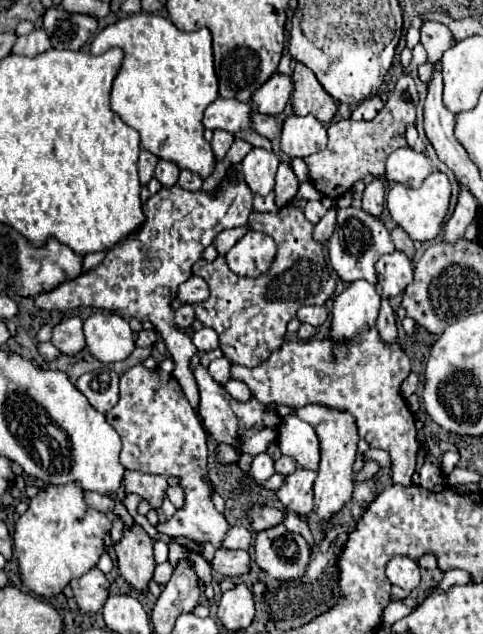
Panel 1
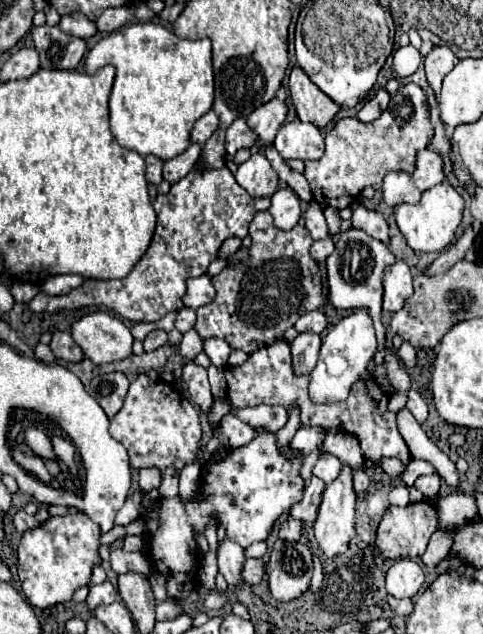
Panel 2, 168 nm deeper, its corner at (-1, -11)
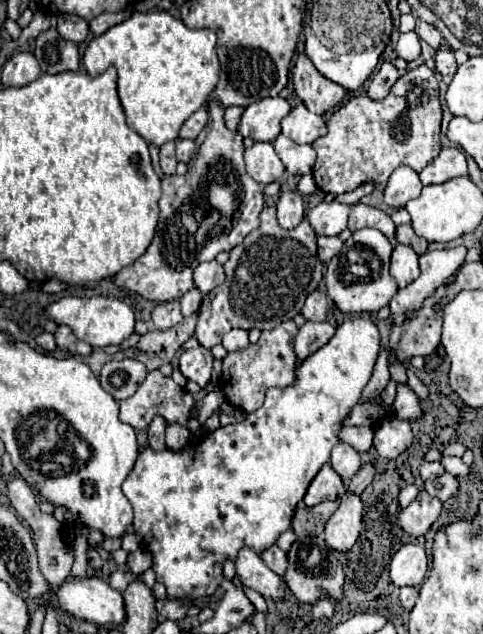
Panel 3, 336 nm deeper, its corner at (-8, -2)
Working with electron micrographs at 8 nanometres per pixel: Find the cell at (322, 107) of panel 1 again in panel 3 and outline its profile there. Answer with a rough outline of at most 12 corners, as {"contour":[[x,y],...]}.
{"contour":[[306,54],[292,68],[294,90],[320,116],[346,96]]}

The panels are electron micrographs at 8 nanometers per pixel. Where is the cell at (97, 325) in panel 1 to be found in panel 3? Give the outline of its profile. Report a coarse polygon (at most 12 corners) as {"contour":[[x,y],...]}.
{"contour":[[110,296],[62,298],[46,308],[92,348],[134,334],[134,312]]}

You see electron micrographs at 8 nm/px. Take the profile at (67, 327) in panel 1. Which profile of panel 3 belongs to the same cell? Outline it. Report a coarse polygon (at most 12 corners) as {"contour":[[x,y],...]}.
{"contour":[[68,326],[54,332],[58,348],[64,352],[88,356],[86,342],[78,340]]}

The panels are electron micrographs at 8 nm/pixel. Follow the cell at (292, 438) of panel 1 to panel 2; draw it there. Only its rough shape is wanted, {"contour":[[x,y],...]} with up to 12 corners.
{"contour":[[321,453],[313,475],[325,483],[337,479],[341,463],[331,453]]}

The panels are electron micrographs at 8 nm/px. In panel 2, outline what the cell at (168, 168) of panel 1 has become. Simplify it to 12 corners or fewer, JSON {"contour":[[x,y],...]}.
{"contour":[[193,143],[165,161],[163,179],[177,183],[197,163],[201,147]]}

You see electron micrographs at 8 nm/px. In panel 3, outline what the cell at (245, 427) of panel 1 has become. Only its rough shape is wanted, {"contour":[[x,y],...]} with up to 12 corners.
{"contour":[[198,346],[180,356],[180,372],[200,388],[210,382],[212,354]]}

